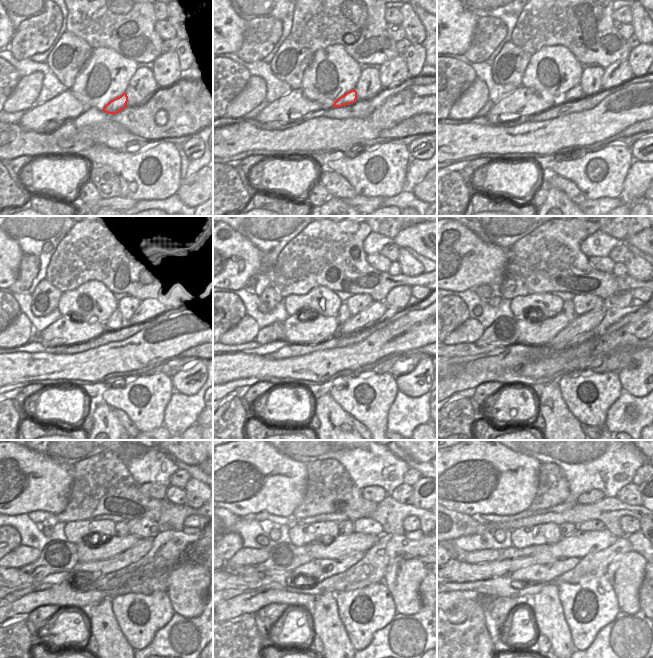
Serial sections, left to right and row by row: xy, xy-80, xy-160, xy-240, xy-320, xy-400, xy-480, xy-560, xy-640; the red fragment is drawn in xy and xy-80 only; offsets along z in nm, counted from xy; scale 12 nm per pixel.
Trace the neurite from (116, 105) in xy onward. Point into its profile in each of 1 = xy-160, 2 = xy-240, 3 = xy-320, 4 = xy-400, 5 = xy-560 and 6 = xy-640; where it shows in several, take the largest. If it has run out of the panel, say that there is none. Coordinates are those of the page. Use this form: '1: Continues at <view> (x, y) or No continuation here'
1: Continues at xy-160 (574, 94)
2: Continues at xy-240 (118, 319)
3: Continues at xy-320 (343, 314)
4: Continues at xy-400 (568, 308)
5: Continues at xy-560 (345, 527)
6: Continues at xy-640 (565, 528).

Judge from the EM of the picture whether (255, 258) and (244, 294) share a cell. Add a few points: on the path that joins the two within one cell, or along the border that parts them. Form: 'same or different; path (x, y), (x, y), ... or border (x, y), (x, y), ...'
different; border (223, 287), (234, 290), (243, 288)

